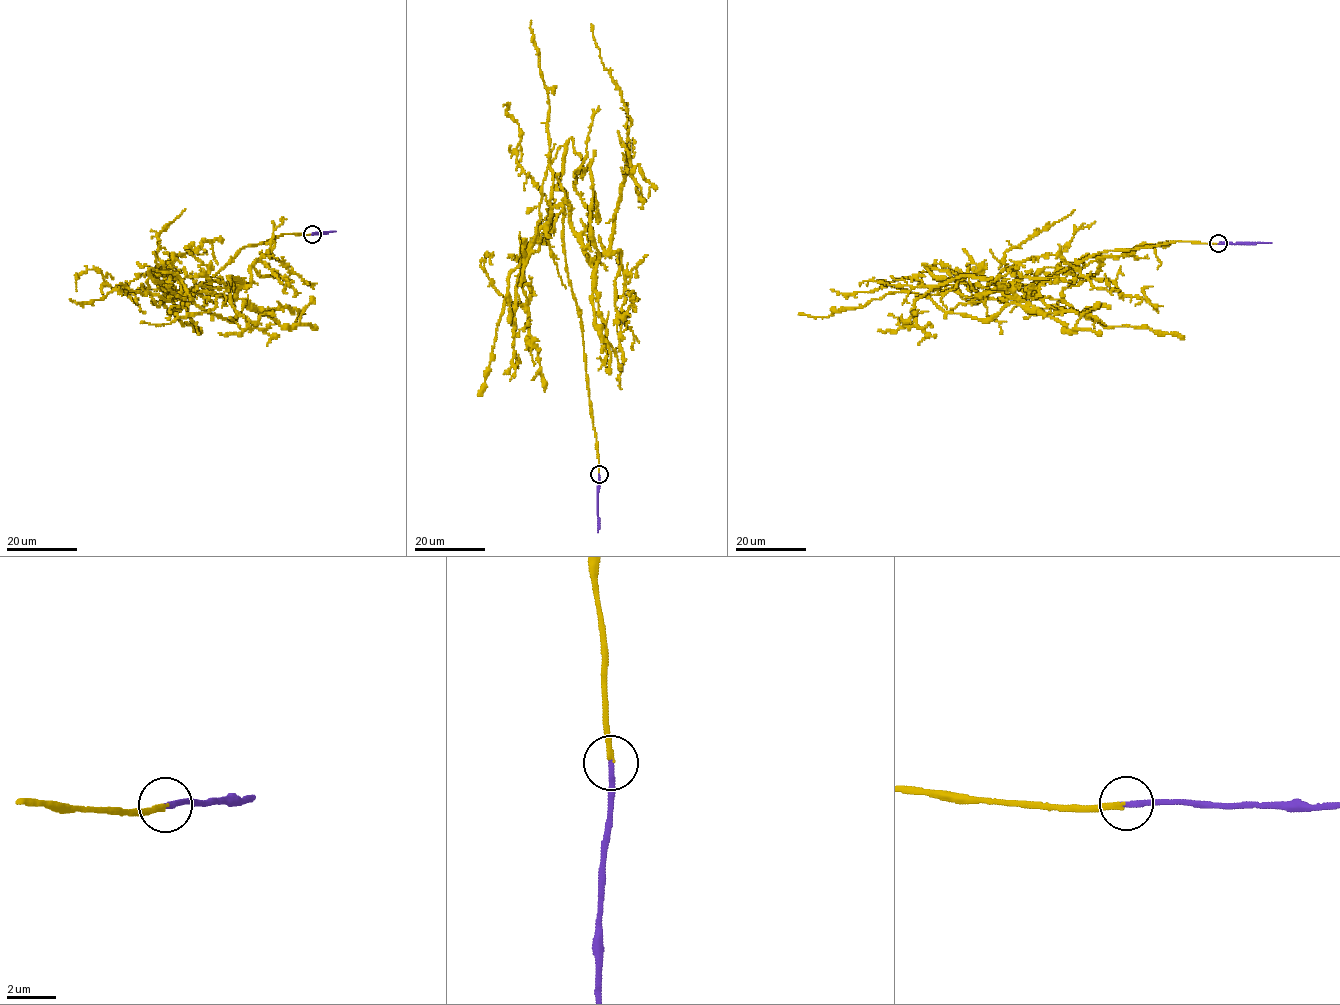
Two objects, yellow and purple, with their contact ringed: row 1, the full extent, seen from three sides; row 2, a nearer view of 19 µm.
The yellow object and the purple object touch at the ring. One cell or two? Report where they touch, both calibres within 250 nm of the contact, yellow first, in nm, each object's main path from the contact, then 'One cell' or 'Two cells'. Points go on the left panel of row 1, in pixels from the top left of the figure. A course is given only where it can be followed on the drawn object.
Place: (312, 234). Thickness 200 nm (yellow) against 240 nm. Course of yellow: (312, 234), (243, 247), (183, 294), (231, 297), (241, 281), (228, 277), (212, 310), (166, 324), (141, 322). Course of purple: (312, 234), (335, 230). One cell

